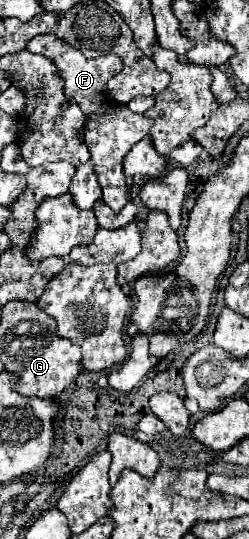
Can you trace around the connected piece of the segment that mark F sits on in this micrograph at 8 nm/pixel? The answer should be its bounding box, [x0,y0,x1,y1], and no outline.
[26,34,122,114]

